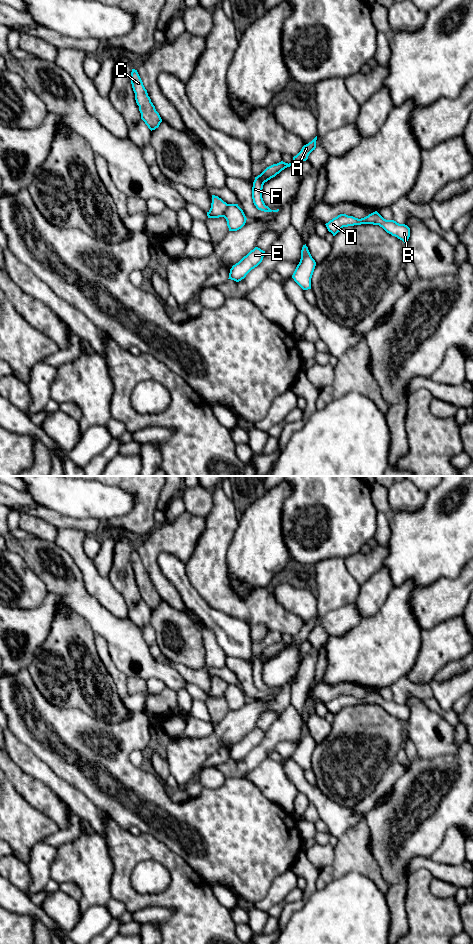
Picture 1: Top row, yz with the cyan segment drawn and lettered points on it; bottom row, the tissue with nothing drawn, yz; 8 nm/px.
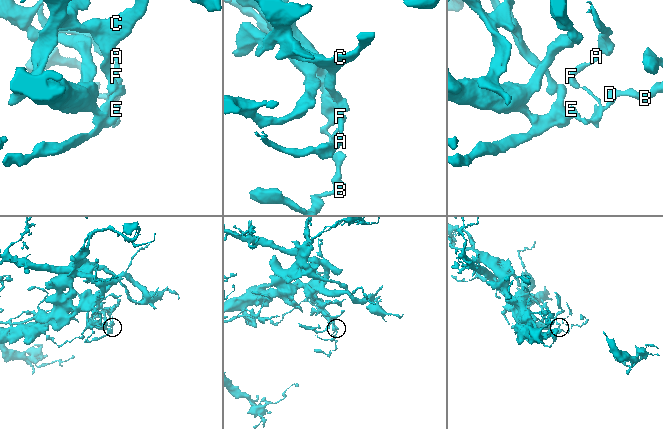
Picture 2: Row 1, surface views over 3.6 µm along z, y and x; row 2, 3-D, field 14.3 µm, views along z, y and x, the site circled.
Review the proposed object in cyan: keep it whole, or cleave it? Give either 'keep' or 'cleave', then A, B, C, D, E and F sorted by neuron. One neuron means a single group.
cleave; A B D E F / C

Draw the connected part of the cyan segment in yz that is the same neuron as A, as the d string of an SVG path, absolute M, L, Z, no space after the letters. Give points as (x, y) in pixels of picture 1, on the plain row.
M317 616L311 622L304 625L301 631L296 636L293 637L293 640L291 643L288 644L281 641L277 644L273 644L267 647L260 655L255 657L255 660L253 662L253 667L252 667L252 679L253 679L254 685L258 690L261 690L264 692L279 691L279 689L271 690L268 686L265 685L262 678L262 669L263 669L264 663L270 660L271 658L275 657L285 648L302 643L303 641L306 641L308 639L309 634L316 628L316 620L317 620Z

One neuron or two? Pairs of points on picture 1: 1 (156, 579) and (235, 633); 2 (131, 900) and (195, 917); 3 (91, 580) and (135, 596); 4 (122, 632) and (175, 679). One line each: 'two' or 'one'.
1: two
2: one
3: two
4: one

